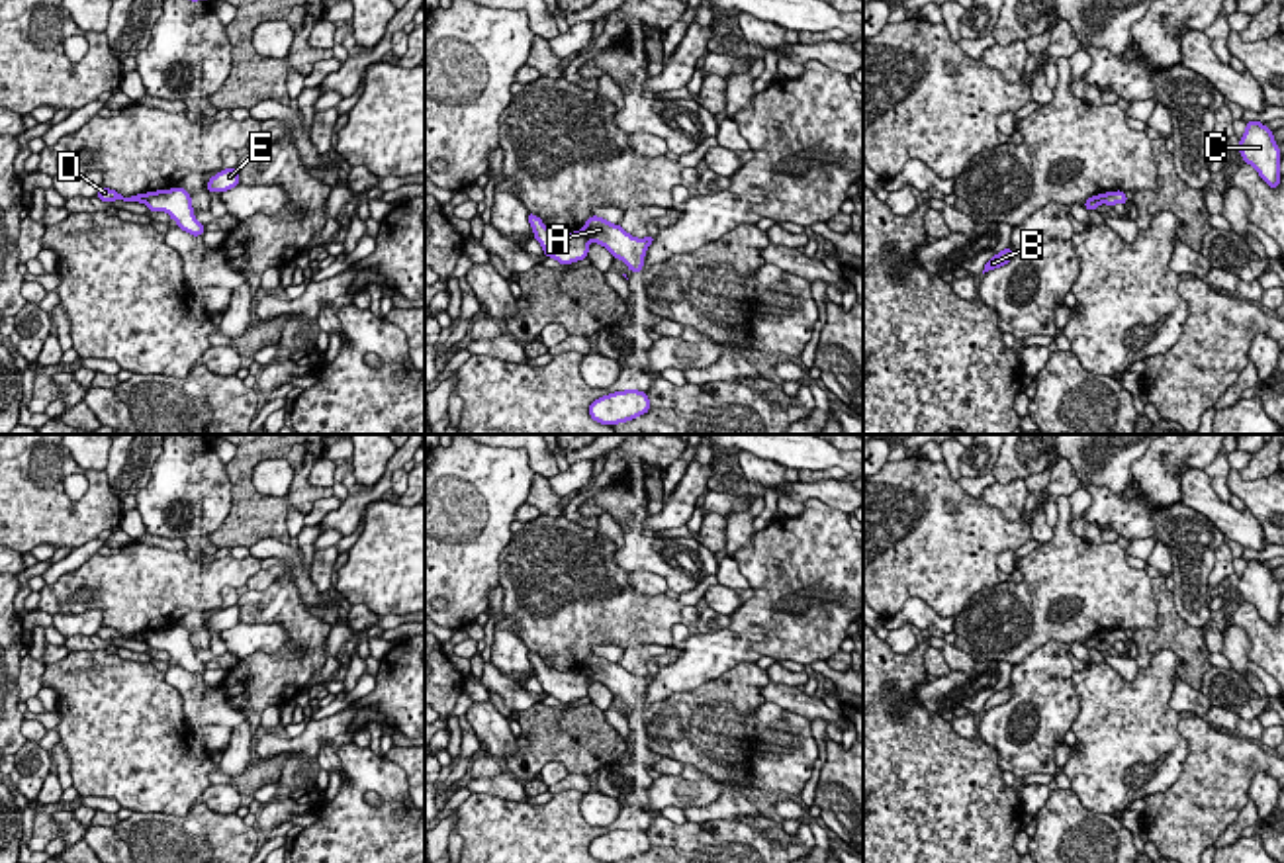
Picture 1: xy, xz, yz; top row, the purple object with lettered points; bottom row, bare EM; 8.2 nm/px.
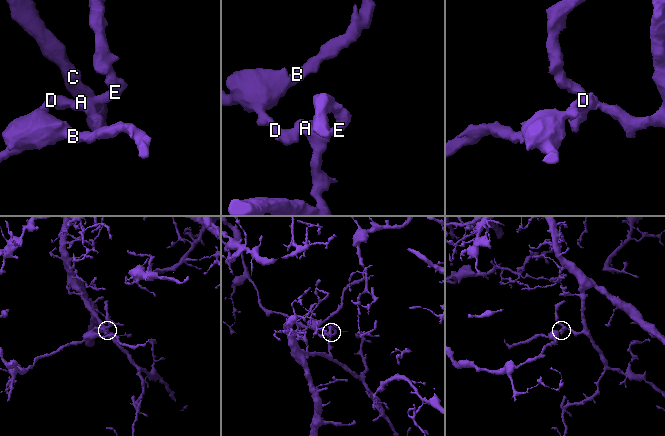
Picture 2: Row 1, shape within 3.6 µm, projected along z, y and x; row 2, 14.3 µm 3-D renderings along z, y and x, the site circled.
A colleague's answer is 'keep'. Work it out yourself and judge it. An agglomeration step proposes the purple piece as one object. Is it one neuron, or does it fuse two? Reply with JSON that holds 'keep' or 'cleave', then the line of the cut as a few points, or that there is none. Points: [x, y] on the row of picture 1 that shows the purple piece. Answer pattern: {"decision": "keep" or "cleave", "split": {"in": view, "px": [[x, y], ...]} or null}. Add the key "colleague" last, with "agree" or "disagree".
{"decision": "cleave", "split": {"in": "xz", "px": [[580, 231], [590, 239]]}, "colleague": "disagree"}

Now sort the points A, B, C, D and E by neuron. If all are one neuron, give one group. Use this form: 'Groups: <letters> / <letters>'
Groups: A C E / B D

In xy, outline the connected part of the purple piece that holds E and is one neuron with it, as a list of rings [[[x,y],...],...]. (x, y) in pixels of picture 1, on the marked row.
[[[225,168],[209,178],[206,184],[207,192],[227,192],[231,188],[239,186],[239,168]]]

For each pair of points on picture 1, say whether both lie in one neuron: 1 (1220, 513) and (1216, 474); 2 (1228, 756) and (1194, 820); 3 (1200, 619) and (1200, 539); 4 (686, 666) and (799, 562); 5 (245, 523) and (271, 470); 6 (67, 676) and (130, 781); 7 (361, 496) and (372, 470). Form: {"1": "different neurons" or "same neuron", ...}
{"1": "different neurons", "2": "same neuron", "3": "same neuron", "4": "same neuron", "5": "different neurons", "6": "same neuron", "7": "different neurons"}

